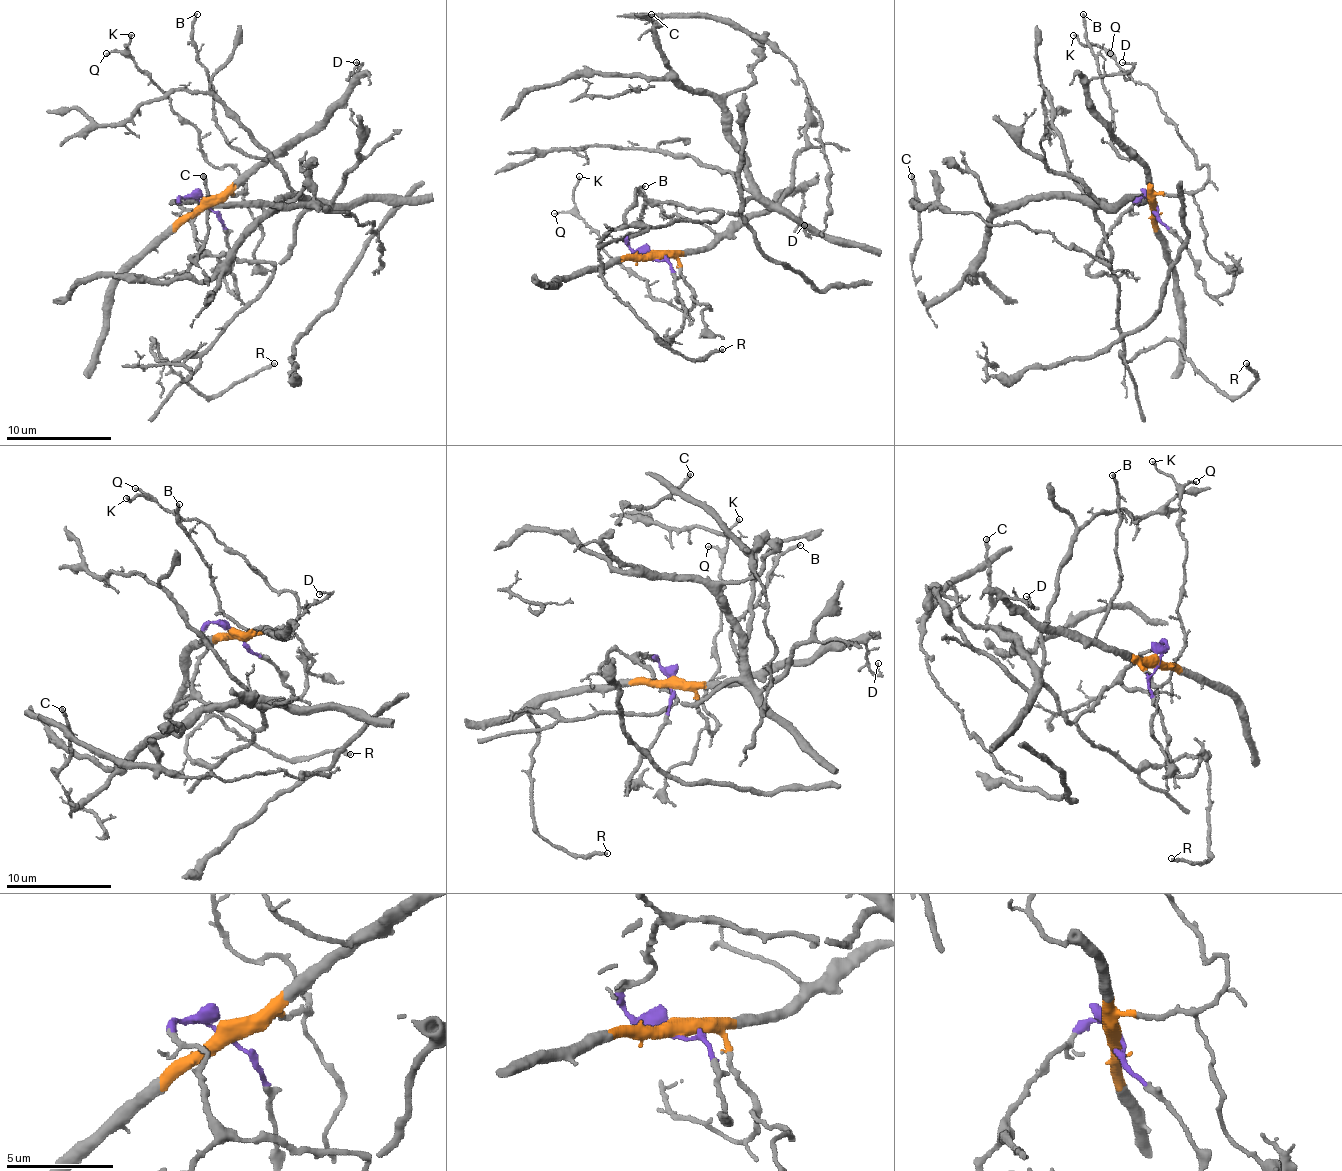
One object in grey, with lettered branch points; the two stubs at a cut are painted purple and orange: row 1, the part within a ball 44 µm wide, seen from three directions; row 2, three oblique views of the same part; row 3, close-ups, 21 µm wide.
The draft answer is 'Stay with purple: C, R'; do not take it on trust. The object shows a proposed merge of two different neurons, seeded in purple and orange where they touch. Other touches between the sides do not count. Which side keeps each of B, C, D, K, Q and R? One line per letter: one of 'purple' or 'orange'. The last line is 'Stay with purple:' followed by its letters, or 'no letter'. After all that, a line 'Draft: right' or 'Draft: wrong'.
B: orange
C: purple
D: orange
K: orange
Q: orange
R: purple
Stay with purple: C, R
Draft: right

